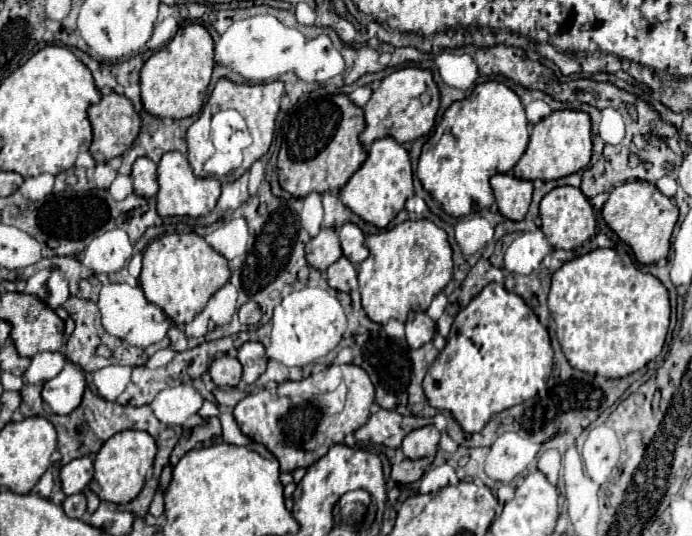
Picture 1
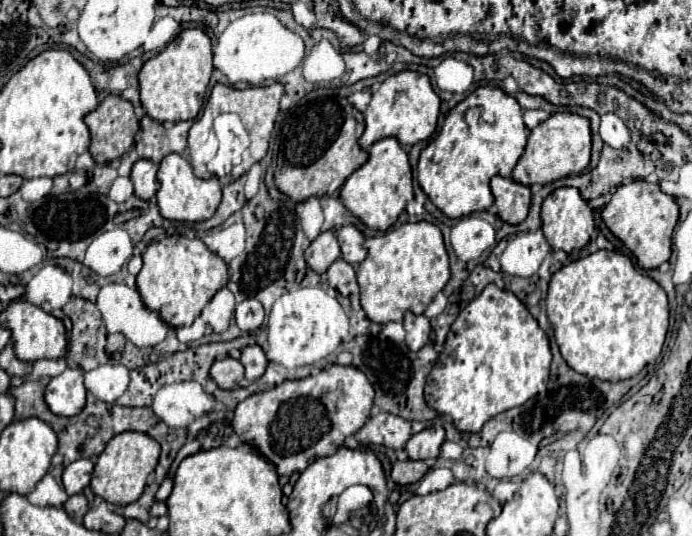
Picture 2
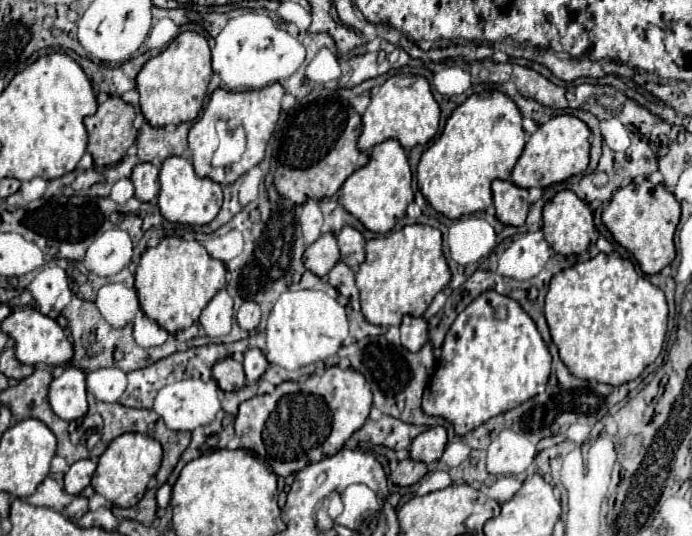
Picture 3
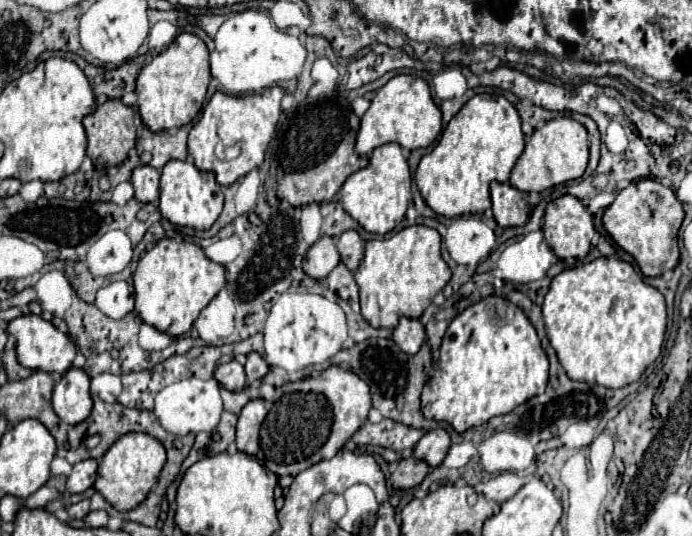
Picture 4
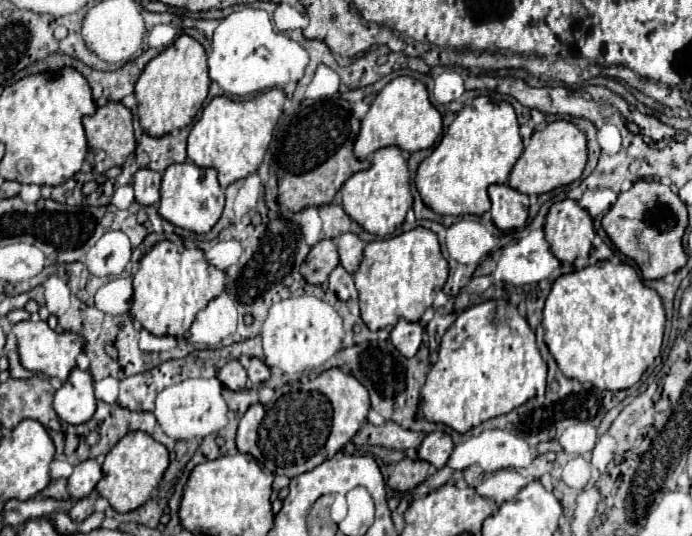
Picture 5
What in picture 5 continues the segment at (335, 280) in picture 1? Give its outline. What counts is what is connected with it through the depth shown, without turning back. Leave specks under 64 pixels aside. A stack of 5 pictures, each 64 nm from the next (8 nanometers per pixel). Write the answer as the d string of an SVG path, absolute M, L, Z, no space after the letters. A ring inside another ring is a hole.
M336 266L336 268L332 270L328 282L328 288L332 290L340 300L344 300L344 302L348 302L348 300L356 302L358 290L356 290L356 284L354 284L354 278L352 278L352 274L346 272L342 266Z

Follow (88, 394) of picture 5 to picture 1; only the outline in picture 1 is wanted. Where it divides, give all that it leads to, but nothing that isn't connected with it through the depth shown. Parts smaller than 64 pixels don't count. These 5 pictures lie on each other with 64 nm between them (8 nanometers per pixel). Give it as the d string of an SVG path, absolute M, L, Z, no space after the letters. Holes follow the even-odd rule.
M68 360L58 376L44 382L42 400L54 414L68 414L80 404L84 388L84 370Z

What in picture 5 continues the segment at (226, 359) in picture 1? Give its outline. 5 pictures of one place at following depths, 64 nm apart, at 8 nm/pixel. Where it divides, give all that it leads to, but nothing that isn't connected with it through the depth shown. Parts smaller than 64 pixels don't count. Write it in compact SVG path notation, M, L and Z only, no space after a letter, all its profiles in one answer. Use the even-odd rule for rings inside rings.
M230 360L218 370L218 380L230 390L242 390L246 386L246 370L238 360Z

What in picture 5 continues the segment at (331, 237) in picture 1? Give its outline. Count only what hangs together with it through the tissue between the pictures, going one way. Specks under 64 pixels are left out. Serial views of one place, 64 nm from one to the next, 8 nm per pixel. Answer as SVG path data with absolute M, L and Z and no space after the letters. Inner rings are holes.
M320 240L310 254L306 256L304 264L300 266L302 276L310 282L310 284L326 284L330 272L340 264L338 260L338 252L336 252L336 242L334 240Z

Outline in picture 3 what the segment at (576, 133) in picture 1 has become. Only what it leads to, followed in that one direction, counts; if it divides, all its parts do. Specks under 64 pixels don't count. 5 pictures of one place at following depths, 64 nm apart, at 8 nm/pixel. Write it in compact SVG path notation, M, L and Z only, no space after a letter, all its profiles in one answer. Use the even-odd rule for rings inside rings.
M560 114L544 122L526 142L522 156L512 170L512 182L520 188L548 186L552 182L562 182L570 176L582 174L590 162L590 128L576 116Z

